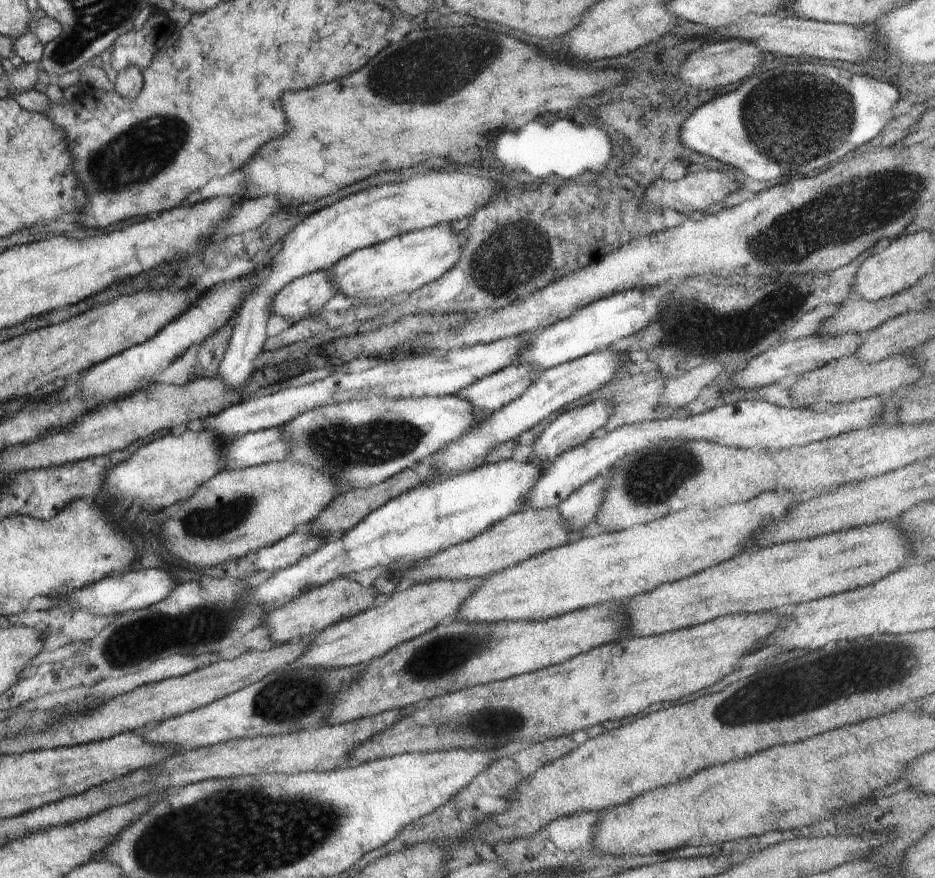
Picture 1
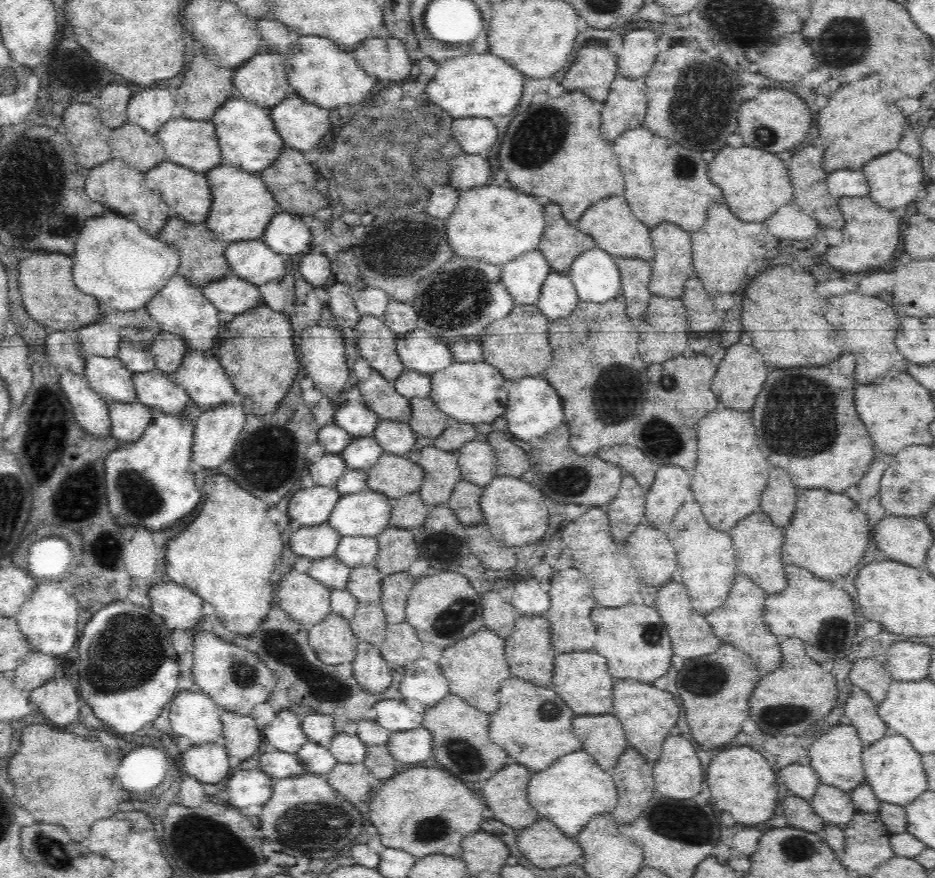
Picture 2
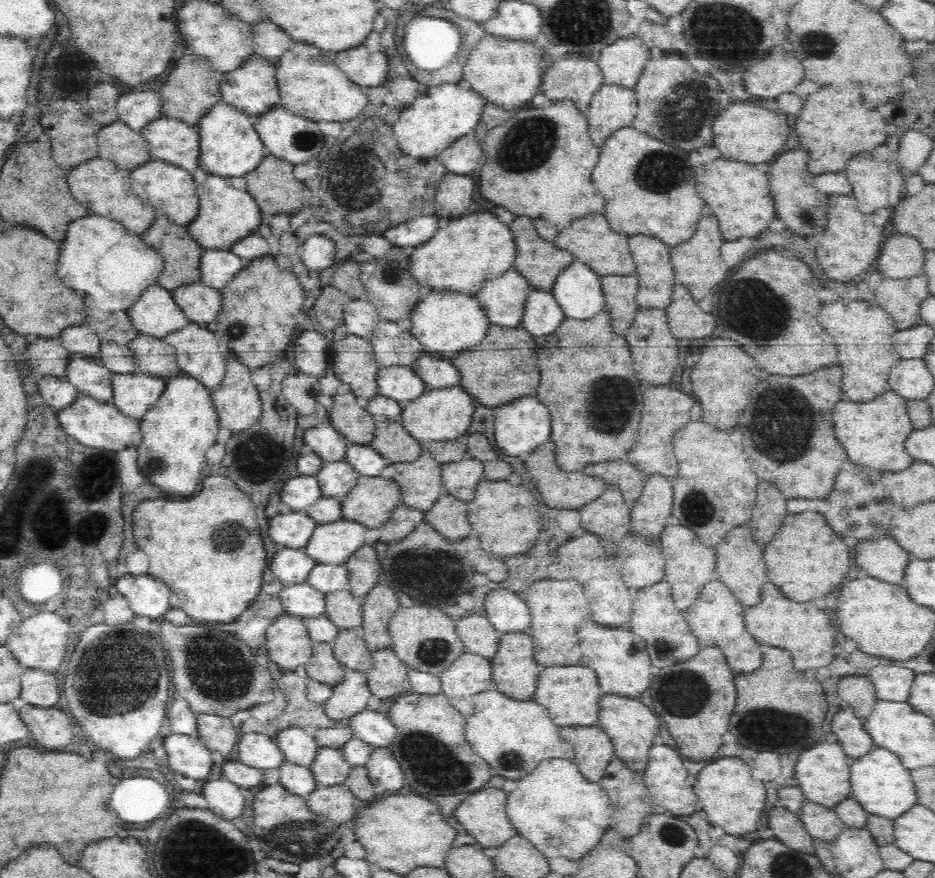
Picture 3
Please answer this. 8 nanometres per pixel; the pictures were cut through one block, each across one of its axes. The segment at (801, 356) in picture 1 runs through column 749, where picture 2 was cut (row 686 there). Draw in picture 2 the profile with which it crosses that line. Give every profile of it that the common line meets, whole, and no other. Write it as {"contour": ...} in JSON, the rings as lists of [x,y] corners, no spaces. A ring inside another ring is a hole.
{"contour":[[[366,641],[356,647],[356,658],[351,663],[358,685],[373,693],[386,690],[396,674],[380,654],[379,647]]]}

